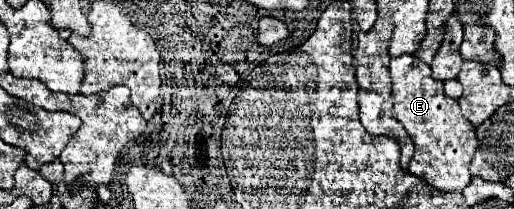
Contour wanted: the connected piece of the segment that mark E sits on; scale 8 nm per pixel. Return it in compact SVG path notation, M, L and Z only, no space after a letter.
M412 54L392 58L390 72L394 78L394 118L404 126L412 138L416 152L410 160L408 172L426 180L434 188L442 190L462 190L470 184L470 162L474 158L478 140L474 126L462 116L456 100L444 94L444 84L432 78L428 64L418 60Z

